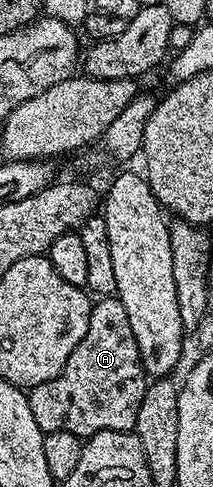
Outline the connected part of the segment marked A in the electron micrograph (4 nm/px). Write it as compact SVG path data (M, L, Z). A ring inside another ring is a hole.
M105 296L94 301L87 336L79 340L63 372L59 372L59 376L28 391L31 416L35 416L35 424L39 424L41 433L44 435L51 432L71 432L82 440L88 440L92 434L98 434L104 430L132 431L137 425L146 385L145 366L141 362L135 332L131 332L131 320L127 320L127 308L123 308L120 298Z

